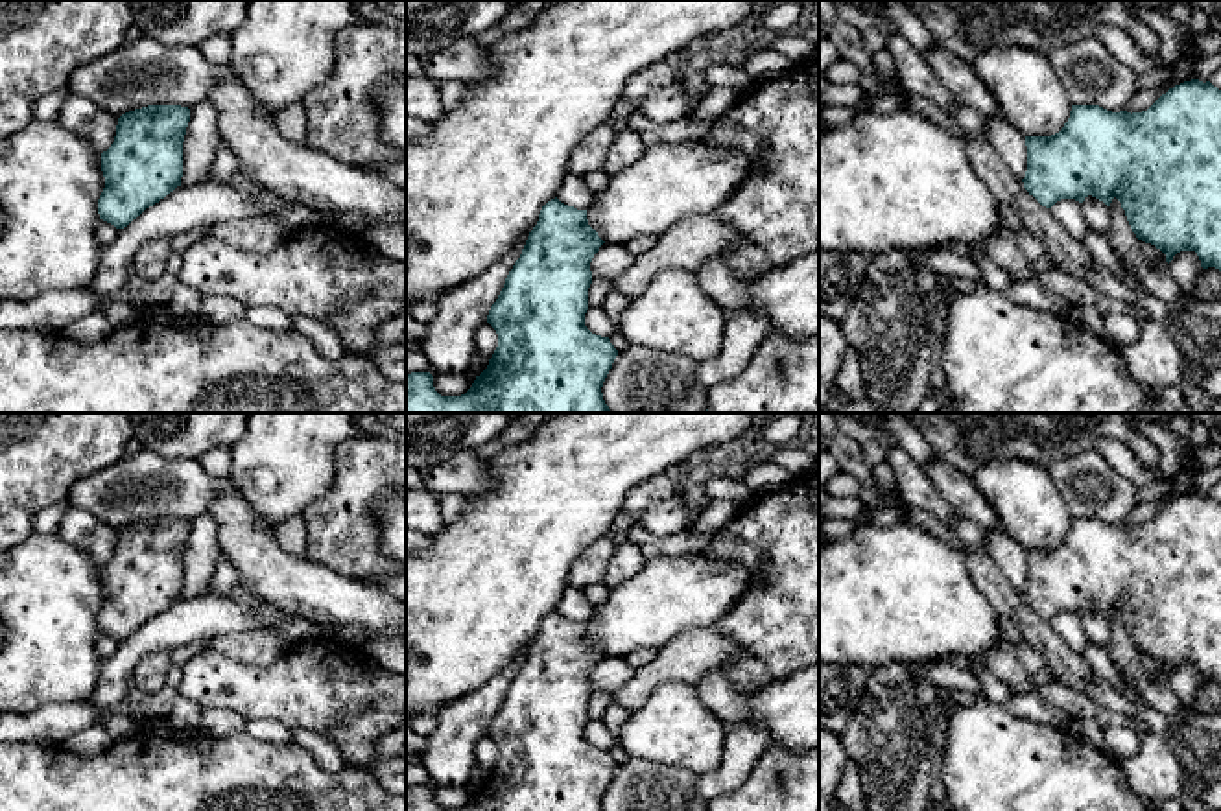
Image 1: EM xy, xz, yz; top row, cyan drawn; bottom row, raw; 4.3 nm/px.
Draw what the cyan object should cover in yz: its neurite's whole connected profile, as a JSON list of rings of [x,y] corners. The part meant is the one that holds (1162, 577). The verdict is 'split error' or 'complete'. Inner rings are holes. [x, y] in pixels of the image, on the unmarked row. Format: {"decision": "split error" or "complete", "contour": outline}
{"decision": "complete", "contour": [[[1199,492],[1175,498],[1147,523],[1112,525],[1099,518],[1072,518],[1064,540],[1051,549],[1025,549],[1027,584],[1024,601],[1042,619],[1061,612],[1083,616],[1088,608],[1110,619],[1116,610],[1138,652],[1155,658],[1169,676],[1180,664],[1195,664],[1201,680],[1221,684],[1221,503]]]}

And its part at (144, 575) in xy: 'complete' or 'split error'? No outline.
complete

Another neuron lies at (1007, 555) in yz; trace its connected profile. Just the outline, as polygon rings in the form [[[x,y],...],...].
[[[992,529],[987,535],[987,544],[983,547],[1000,571],[1009,579],[1009,582],[1024,592],[1027,584],[1027,558],[1025,549],[1018,546],[1002,529]]]

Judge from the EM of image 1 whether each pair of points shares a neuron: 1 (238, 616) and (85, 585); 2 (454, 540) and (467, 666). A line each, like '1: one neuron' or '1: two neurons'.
1: two neurons
2: one neuron

